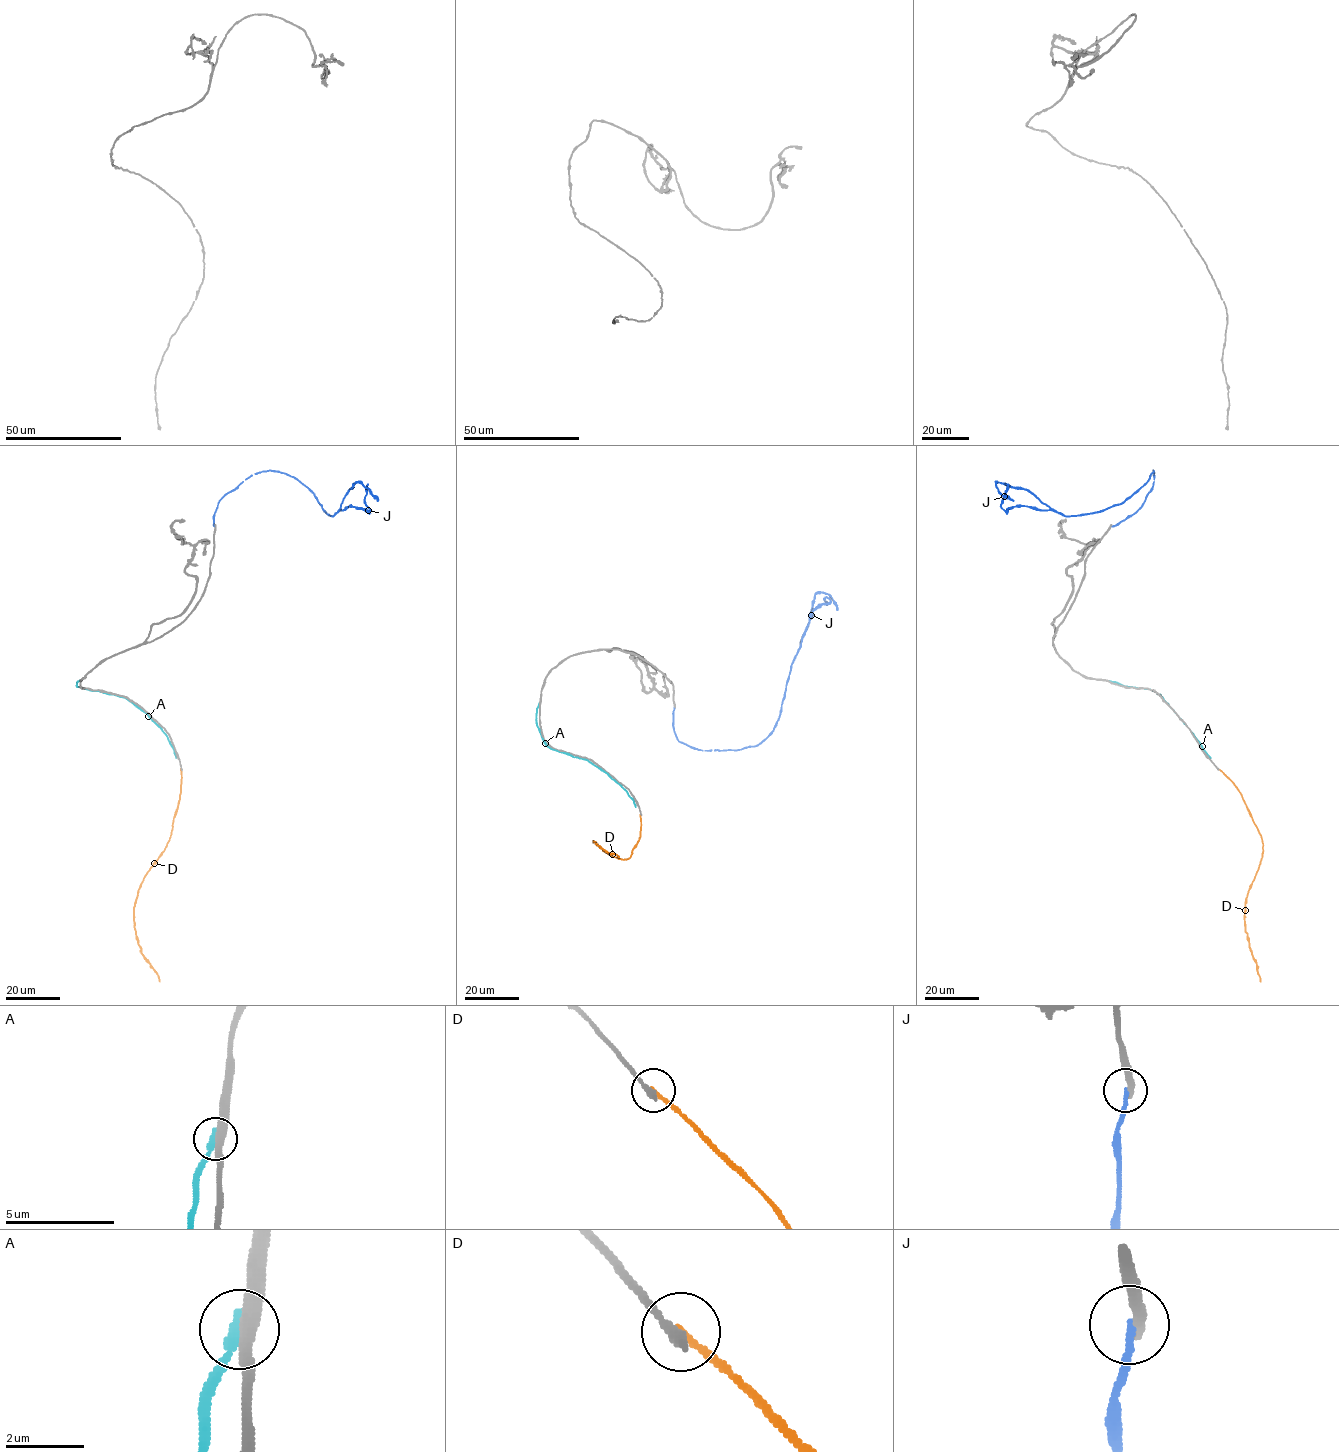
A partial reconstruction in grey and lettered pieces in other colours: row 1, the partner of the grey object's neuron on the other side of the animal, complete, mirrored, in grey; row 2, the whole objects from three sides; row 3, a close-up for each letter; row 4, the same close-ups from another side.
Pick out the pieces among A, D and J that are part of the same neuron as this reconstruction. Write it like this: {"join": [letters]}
{"join": []}

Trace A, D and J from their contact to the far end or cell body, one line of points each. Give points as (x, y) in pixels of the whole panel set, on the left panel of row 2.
A: (80, 680), (76, 683), (80, 687), (125, 697), (141, 708), (166, 736), (176, 758)
D: (181, 768), (181, 793), (172, 833), (146, 873), (133, 907), (138, 944), (159, 982)
J: (215, 526), (219, 501), (260, 471), (279, 471), (297, 479), (332, 516), (355, 482), (367, 488), (377, 501)

